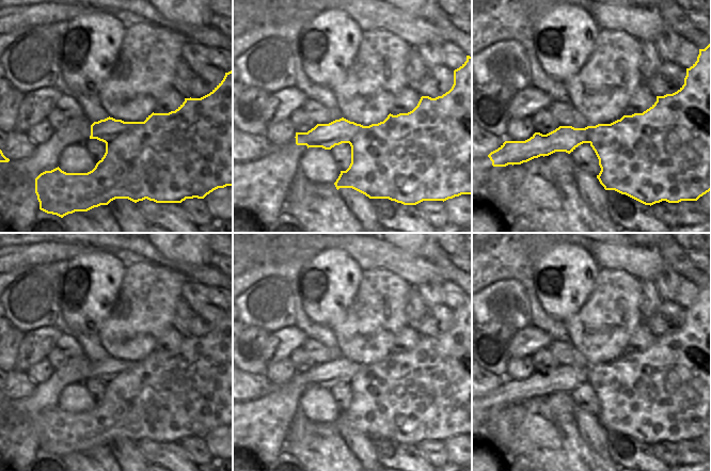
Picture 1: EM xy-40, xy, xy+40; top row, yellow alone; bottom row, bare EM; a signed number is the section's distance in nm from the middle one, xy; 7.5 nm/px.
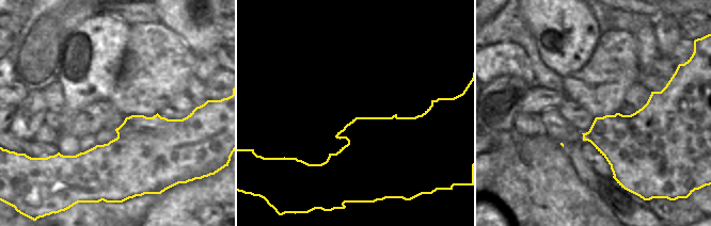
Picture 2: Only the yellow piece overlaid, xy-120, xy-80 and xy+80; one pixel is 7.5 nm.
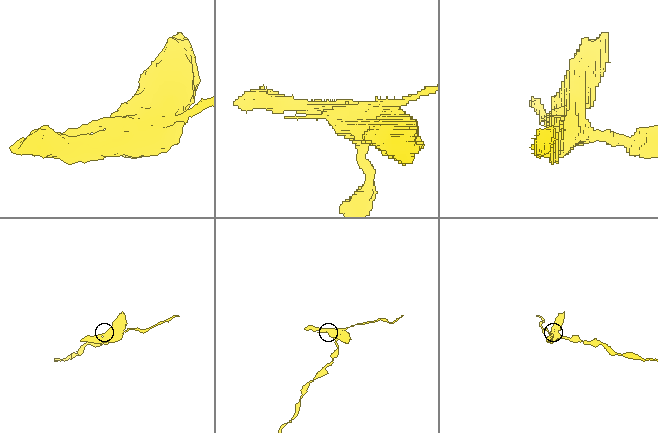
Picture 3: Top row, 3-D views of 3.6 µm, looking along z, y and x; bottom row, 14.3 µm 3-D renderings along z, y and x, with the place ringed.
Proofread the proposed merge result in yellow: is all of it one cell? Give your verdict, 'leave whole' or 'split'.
split

